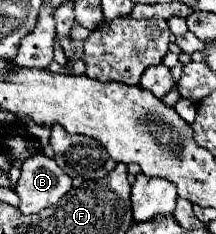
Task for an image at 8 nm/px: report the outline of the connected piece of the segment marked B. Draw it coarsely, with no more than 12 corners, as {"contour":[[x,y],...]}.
{"contour":[[44,156],[22,164],[22,214],[54,206],[72,178]]}

